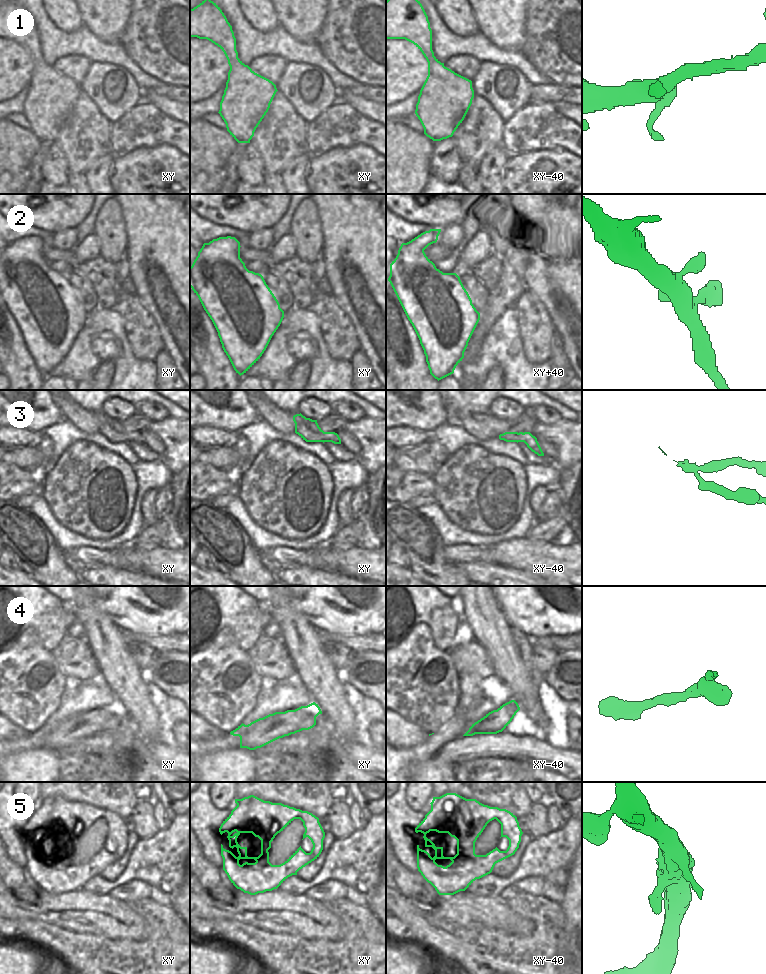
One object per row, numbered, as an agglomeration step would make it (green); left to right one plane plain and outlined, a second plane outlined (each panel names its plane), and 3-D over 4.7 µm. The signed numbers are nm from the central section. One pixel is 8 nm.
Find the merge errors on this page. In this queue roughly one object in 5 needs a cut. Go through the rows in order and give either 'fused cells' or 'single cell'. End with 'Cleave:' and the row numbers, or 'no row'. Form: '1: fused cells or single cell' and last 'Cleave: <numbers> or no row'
1: single cell
2: single cell
3: fused cells
4: single cell
5: single cell
Cleave: 3

